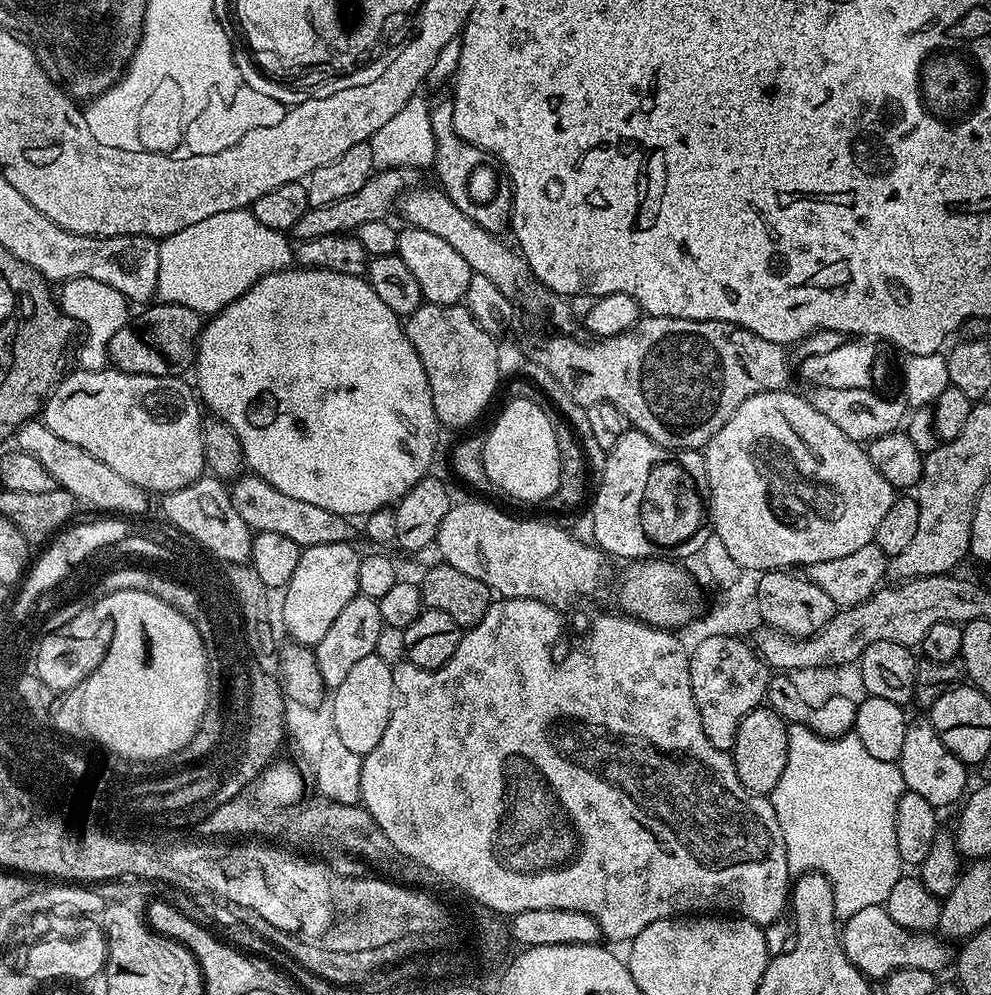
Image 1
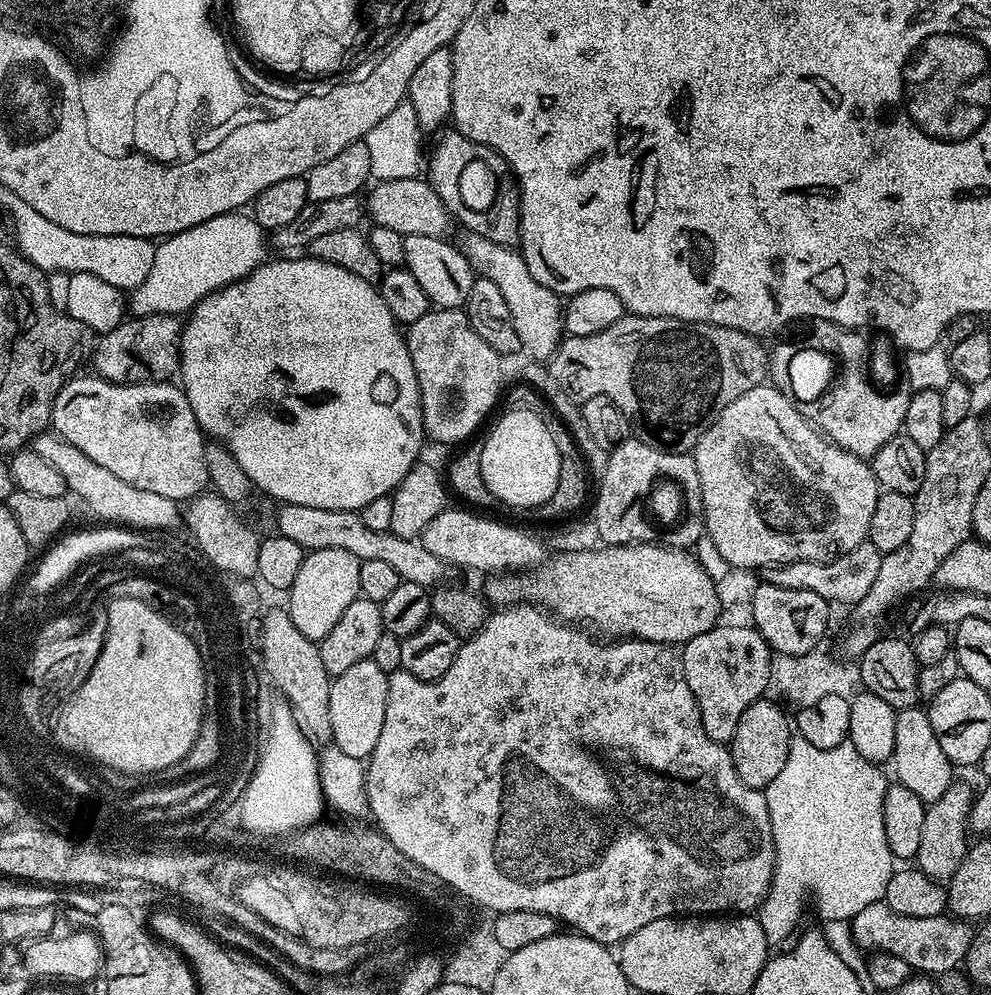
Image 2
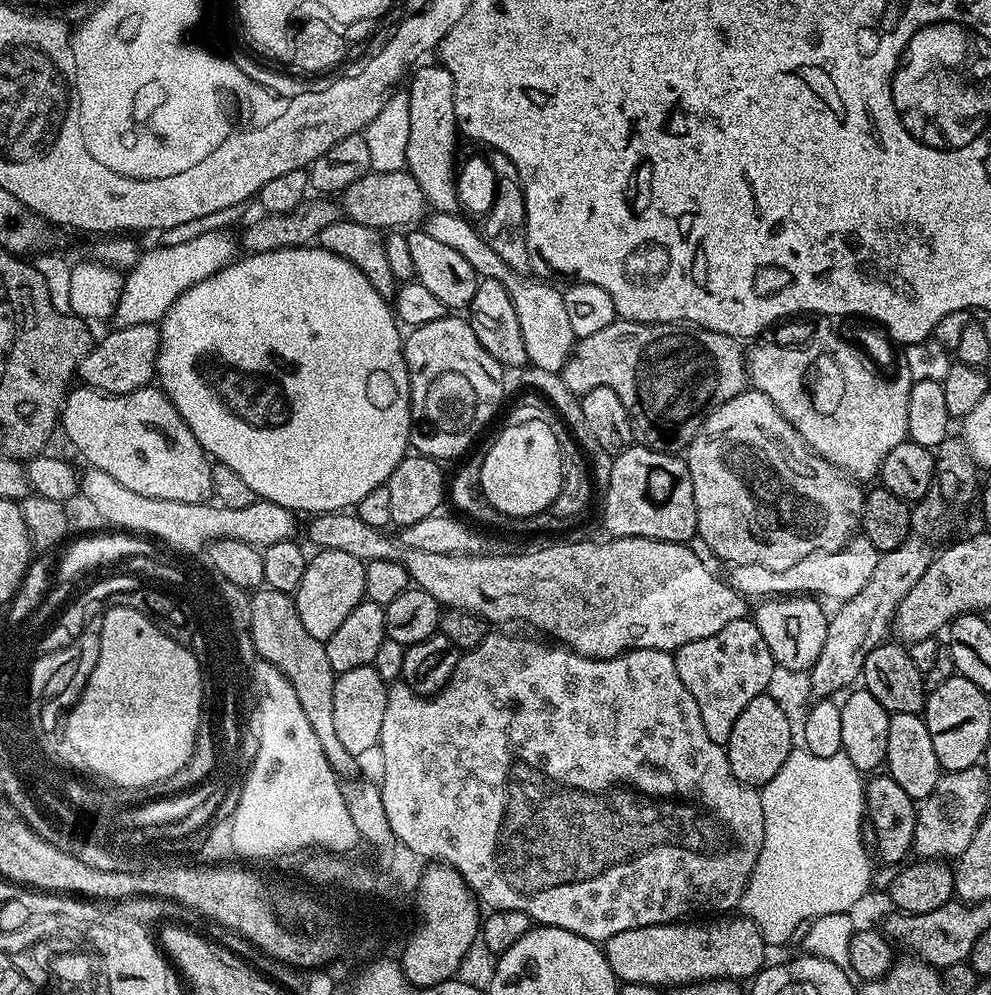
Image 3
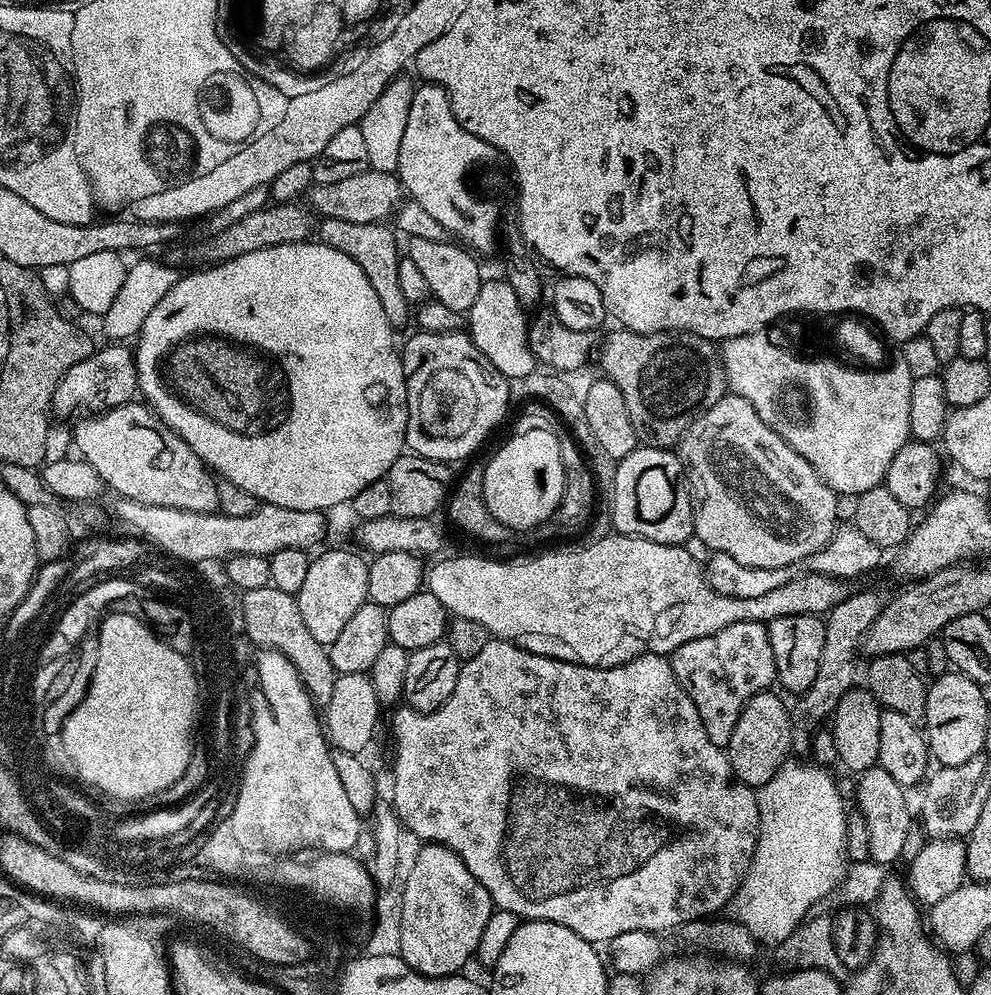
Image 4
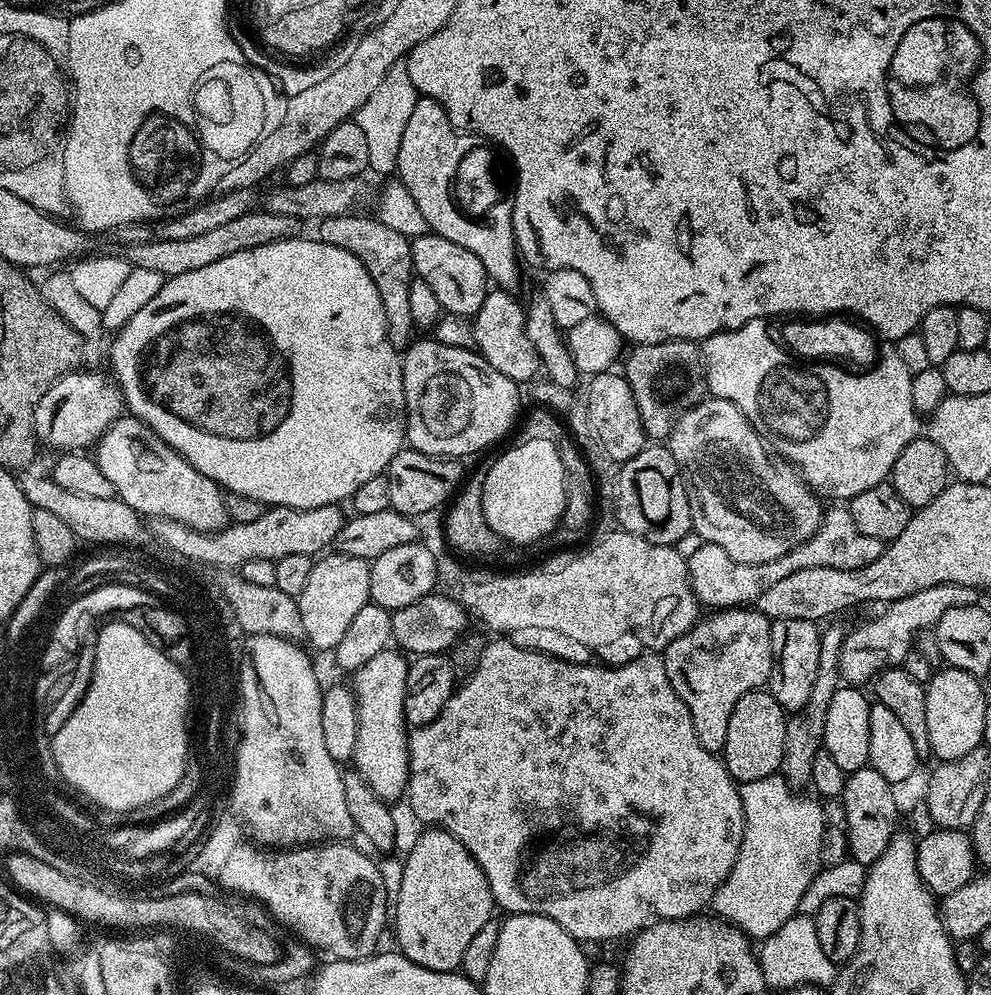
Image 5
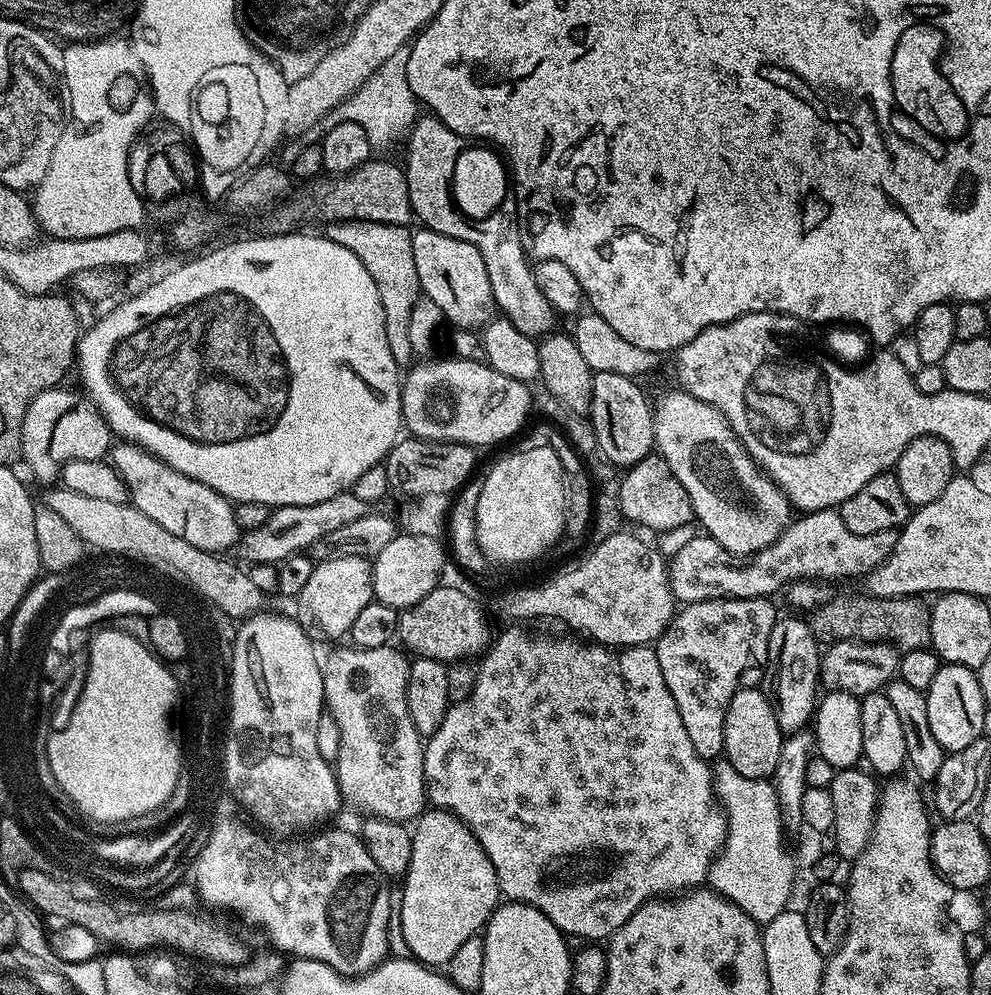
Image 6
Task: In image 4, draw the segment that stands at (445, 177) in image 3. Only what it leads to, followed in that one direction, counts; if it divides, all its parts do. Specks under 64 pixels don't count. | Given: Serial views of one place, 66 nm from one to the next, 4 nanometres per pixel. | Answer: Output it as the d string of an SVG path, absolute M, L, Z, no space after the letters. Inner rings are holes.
M424 82L413 87L410 115L406 118L406 130L402 134L395 171L400 178L400 187L414 202L418 202L418 206L425 208L433 218L438 218L449 233L457 232L461 236L459 239L476 254L488 252L498 244L498 229L501 227L500 180L492 173L496 168L496 159L498 153L493 144L462 130L442 86Z

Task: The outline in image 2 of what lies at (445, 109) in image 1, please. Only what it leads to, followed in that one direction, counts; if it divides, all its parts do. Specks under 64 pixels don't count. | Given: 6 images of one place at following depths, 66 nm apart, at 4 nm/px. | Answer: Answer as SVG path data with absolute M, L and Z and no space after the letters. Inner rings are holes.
M445 127L438 135L434 150L429 153L426 164L426 179L431 188L436 192L443 206L448 213L452 215L458 223L463 225L462 228L472 233L478 234L480 237L489 238L490 241L498 243L498 245L506 245L508 247L517 247L520 242L521 228L521 200L519 181L512 172L512 167L506 162L506 158L502 154L498 154L490 146L484 143L474 142L472 139L466 138L455 127ZM475 158L486 160L490 169L496 174L498 182L498 190L492 206L488 210L473 210L468 208L461 199L459 189L459 181L463 169Z

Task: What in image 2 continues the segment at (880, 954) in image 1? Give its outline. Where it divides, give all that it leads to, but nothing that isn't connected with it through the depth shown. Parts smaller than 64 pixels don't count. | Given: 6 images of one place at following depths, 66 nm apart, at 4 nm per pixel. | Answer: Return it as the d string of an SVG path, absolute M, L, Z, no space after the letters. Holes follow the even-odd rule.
M883 902L866 906L866 910L862 910L862 914L854 917L850 923L854 938L861 949L872 948L871 950L884 952L887 956L902 958L917 973L927 974L932 978L963 965L974 931L969 921L957 920L951 914L910 918L890 910L890 906Z

